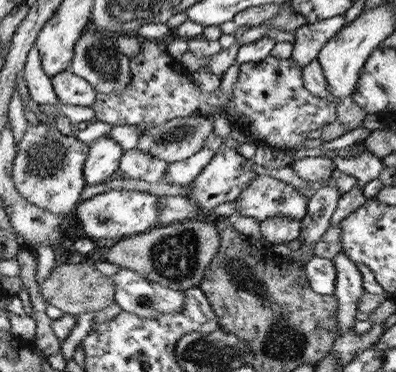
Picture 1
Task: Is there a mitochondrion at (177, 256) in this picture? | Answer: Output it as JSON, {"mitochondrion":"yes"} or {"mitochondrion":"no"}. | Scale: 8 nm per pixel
{"mitochondrion":"yes"}

